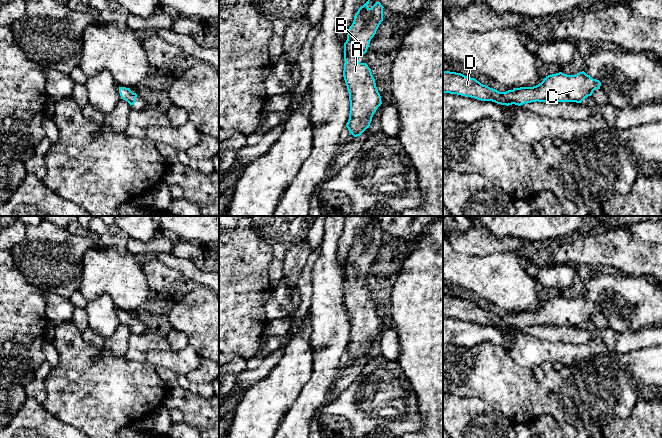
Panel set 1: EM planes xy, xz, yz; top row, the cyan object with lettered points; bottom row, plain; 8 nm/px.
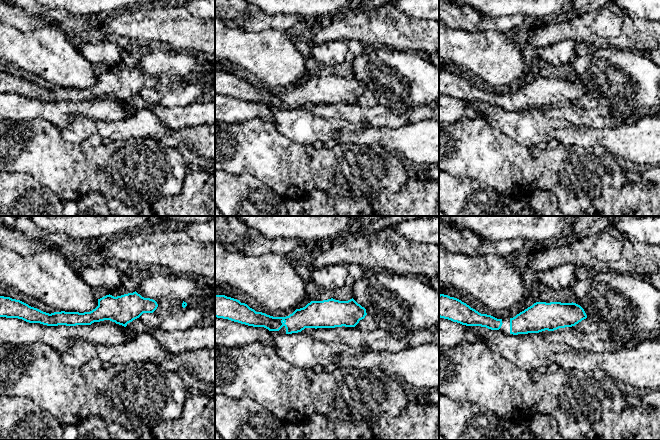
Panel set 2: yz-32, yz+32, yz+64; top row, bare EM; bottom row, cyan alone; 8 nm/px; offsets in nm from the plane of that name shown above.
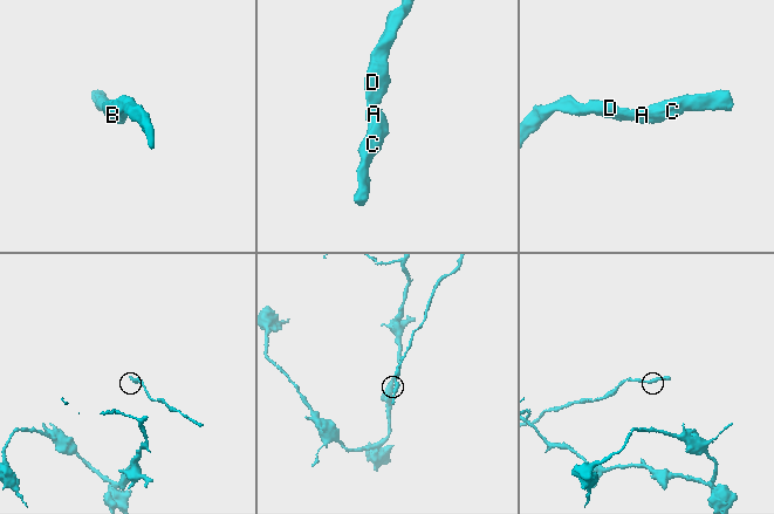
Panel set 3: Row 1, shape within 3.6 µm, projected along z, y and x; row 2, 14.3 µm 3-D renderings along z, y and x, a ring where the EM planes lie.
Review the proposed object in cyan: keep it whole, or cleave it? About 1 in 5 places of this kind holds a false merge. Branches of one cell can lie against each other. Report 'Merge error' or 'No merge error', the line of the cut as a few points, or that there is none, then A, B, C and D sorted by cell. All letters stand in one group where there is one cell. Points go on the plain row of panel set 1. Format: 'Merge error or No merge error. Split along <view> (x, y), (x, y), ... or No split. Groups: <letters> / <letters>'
No merge error. No split. Groups: A B C D

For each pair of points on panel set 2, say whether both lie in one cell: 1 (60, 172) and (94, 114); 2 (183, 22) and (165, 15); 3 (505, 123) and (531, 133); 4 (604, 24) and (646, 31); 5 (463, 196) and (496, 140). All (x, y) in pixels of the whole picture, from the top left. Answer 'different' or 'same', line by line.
1: different
2: same
3: same
4: same
5: different

